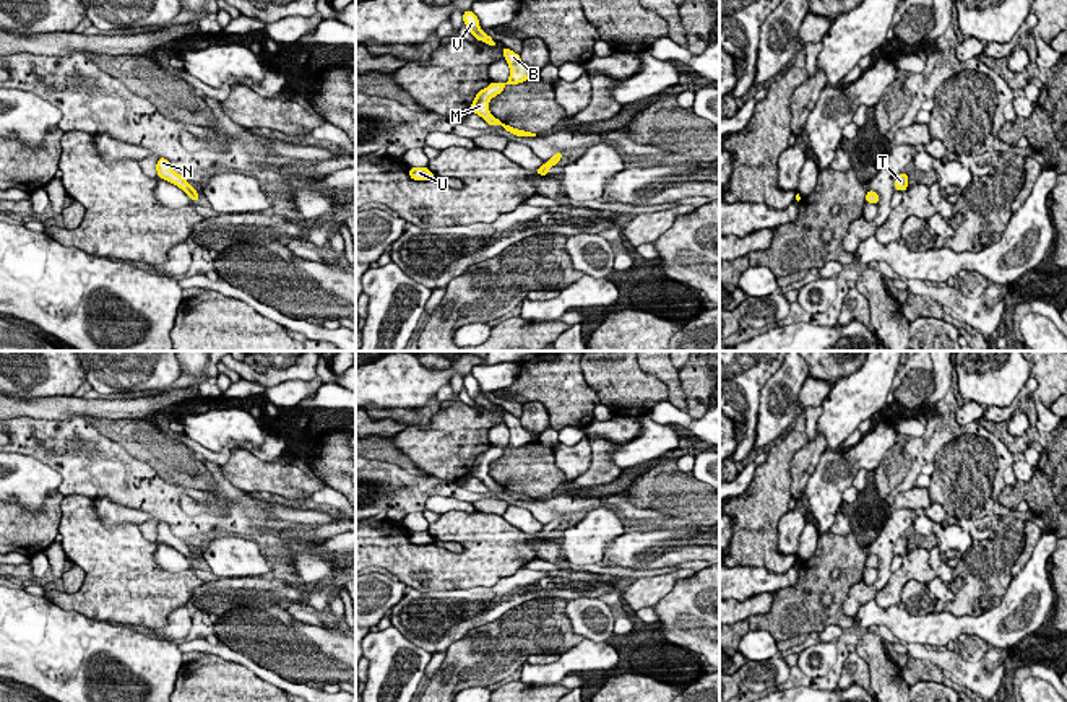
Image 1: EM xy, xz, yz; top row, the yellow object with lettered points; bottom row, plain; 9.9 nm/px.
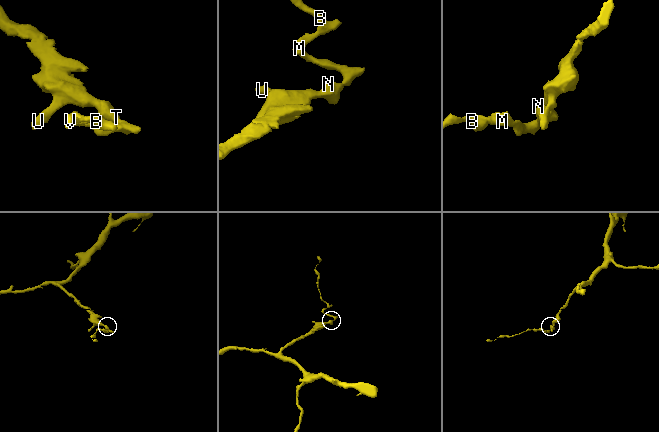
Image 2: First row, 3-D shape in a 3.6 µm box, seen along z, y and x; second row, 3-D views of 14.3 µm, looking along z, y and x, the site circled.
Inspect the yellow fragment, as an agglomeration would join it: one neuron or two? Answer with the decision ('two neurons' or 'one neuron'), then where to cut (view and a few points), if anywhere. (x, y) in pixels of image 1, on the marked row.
one neuron | no cut

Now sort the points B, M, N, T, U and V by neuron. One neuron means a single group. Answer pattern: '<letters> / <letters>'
B M N T U V

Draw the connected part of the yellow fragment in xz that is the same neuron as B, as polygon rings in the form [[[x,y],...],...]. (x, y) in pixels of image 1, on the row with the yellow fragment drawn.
[[[502,47],[502,52],[503,52],[503,57],[505,57],[508,68],[510,68],[508,81],[507,83],[494,83],[492,81],[487,88],[481,89],[476,94],[469,110],[477,114],[479,117],[482,117],[490,127],[502,125],[505,132],[510,132],[512,135],[516,135],[516,136],[536,136],[536,133],[531,133],[526,130],[518,130],[518,128],[513,128],[513,127],[500,122],[499,119],[495,119],[489,112],[489,101],[492,98],[495,98],[497,94],[500,94],[507,84],[523,83],[523,81],[526,81],[526,80],[529,80],[539,73],[539,70],[528,68],[520,60],[520,54],[515,54],[508,47]]]

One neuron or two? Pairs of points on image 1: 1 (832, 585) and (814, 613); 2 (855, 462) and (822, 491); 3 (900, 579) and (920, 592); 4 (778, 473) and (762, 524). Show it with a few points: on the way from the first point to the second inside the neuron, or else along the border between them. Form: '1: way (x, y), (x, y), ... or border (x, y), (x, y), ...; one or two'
1: way (824, 587), (814, 597), (814, 605); one
2: way (846, 467), (830, 483); one
3: border (926, 584), (908, 580), (900, 603); two
4: way (770, 486), (762, 511); one

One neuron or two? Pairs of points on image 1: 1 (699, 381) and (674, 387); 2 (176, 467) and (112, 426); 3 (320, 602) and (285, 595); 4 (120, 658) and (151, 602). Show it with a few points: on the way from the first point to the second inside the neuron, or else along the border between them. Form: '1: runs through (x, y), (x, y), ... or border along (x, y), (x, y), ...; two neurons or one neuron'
1: border along (678, 372), (682, 382), (684, 410); two neurons
2: runs through (159, 450), (129, 433); one neuron
3: runs through (312, 600), (293, 595); one neuron
4: border along (88, 616), (125, 626); two neurons

